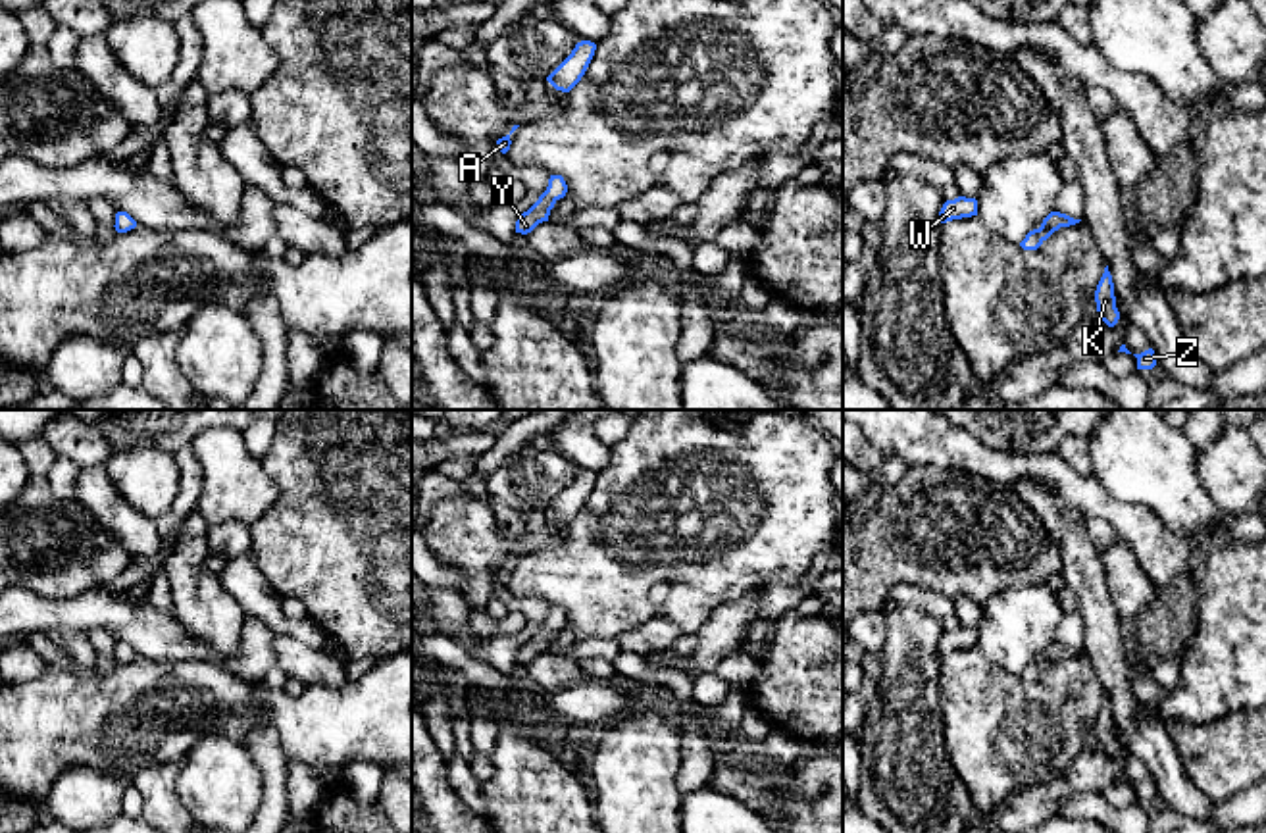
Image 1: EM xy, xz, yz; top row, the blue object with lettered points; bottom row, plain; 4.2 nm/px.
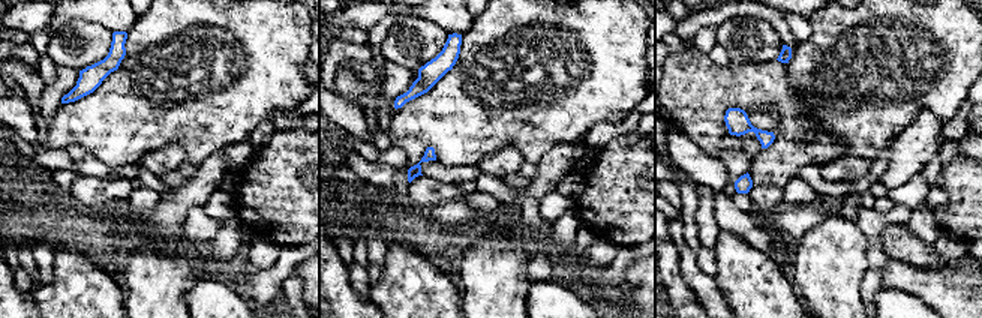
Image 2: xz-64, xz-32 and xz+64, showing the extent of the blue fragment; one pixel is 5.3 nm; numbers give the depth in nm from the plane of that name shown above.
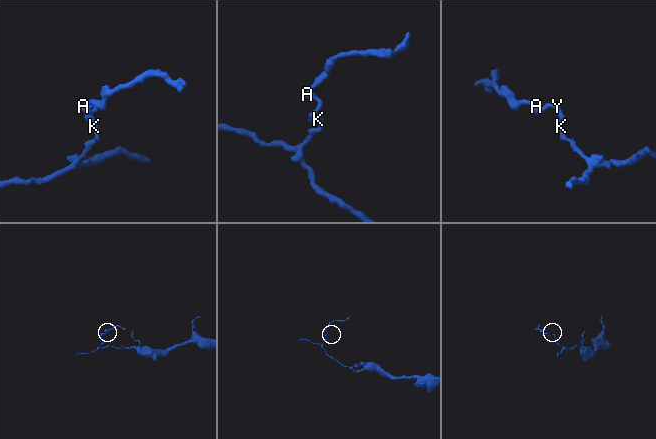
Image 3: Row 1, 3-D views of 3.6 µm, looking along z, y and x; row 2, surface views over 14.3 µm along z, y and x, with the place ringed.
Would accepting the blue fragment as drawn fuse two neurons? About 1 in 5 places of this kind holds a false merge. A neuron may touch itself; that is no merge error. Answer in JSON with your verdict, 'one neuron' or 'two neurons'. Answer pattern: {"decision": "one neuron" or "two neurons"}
{"decision": "one neuron"}

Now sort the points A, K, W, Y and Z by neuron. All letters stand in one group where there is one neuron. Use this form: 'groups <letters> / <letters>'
groups A K W Y Z

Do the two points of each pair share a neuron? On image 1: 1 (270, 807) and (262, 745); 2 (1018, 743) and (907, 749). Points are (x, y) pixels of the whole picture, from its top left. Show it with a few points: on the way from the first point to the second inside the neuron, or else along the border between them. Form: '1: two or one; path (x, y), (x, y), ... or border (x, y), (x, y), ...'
1: one; path (272, 791), (270, 760)
2: two; border (937, 703), (947, 760), (966, 787)

